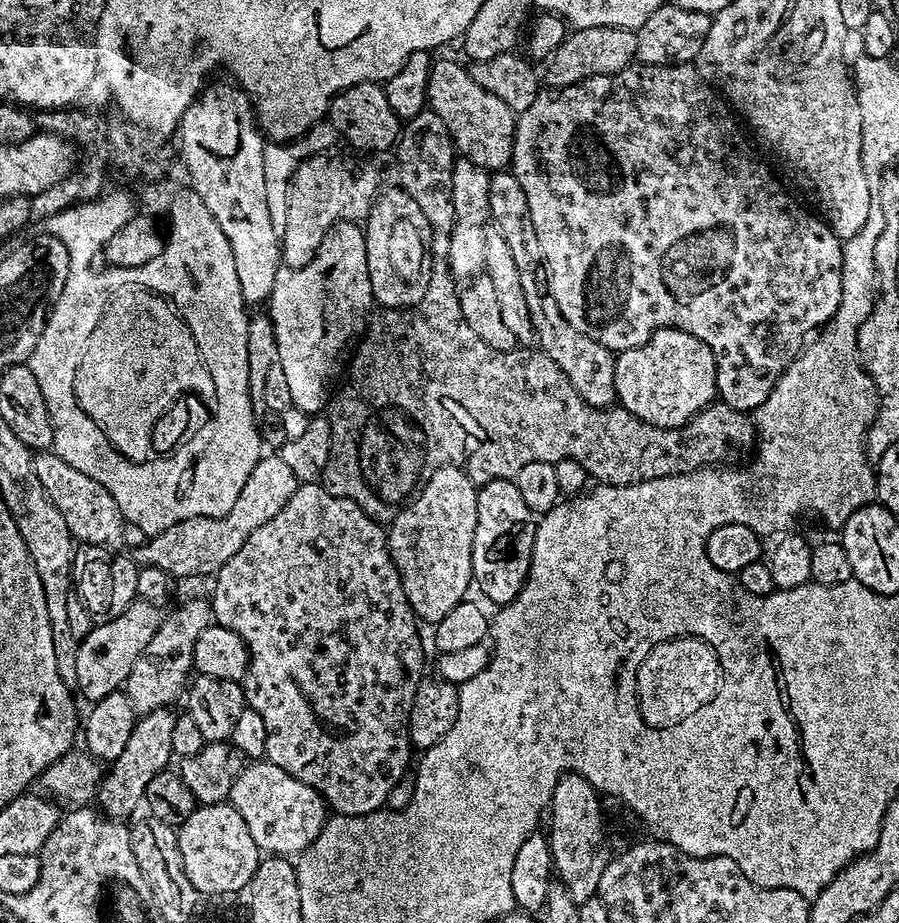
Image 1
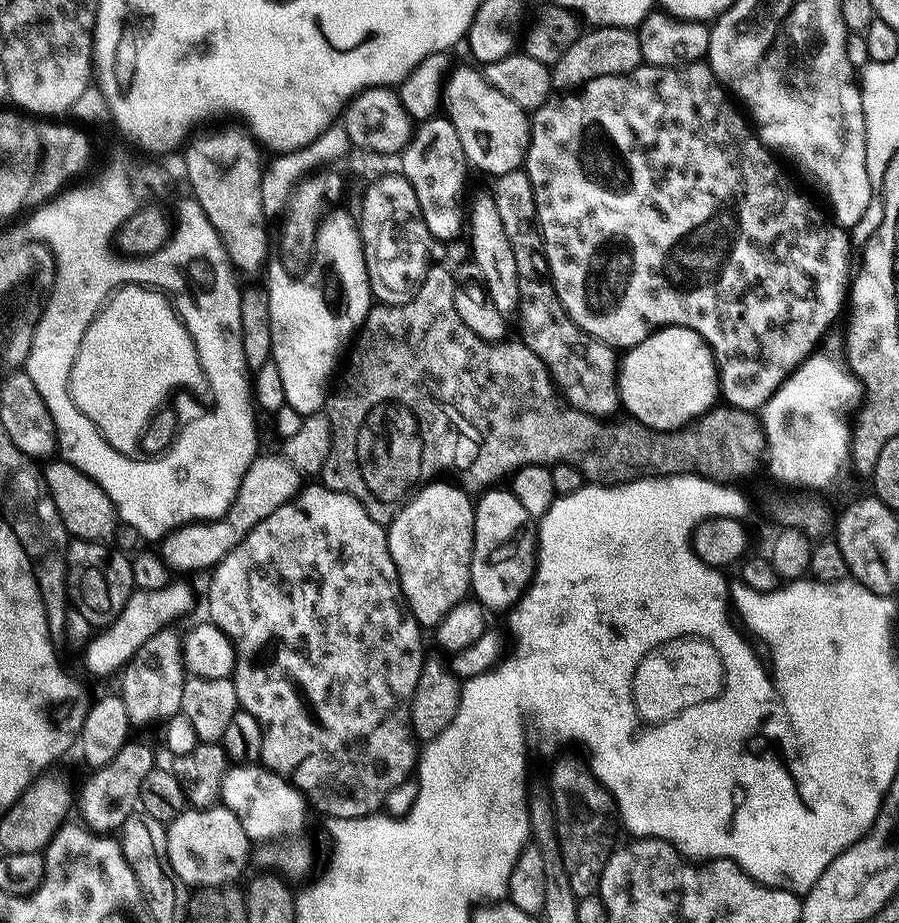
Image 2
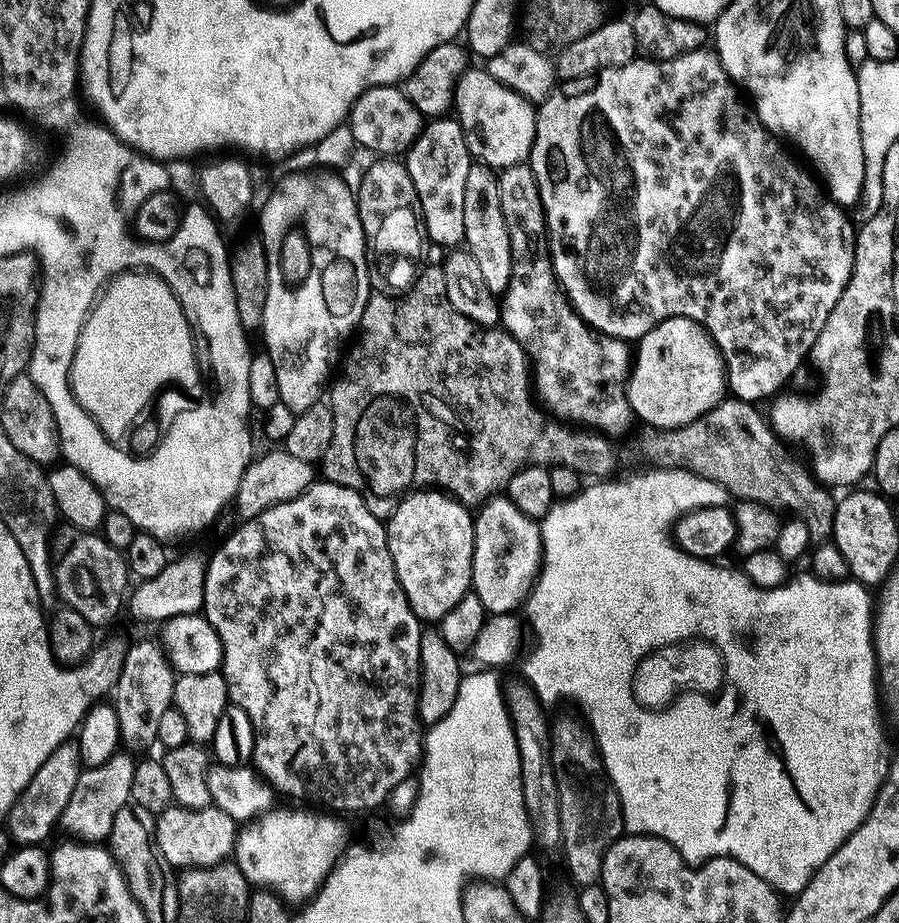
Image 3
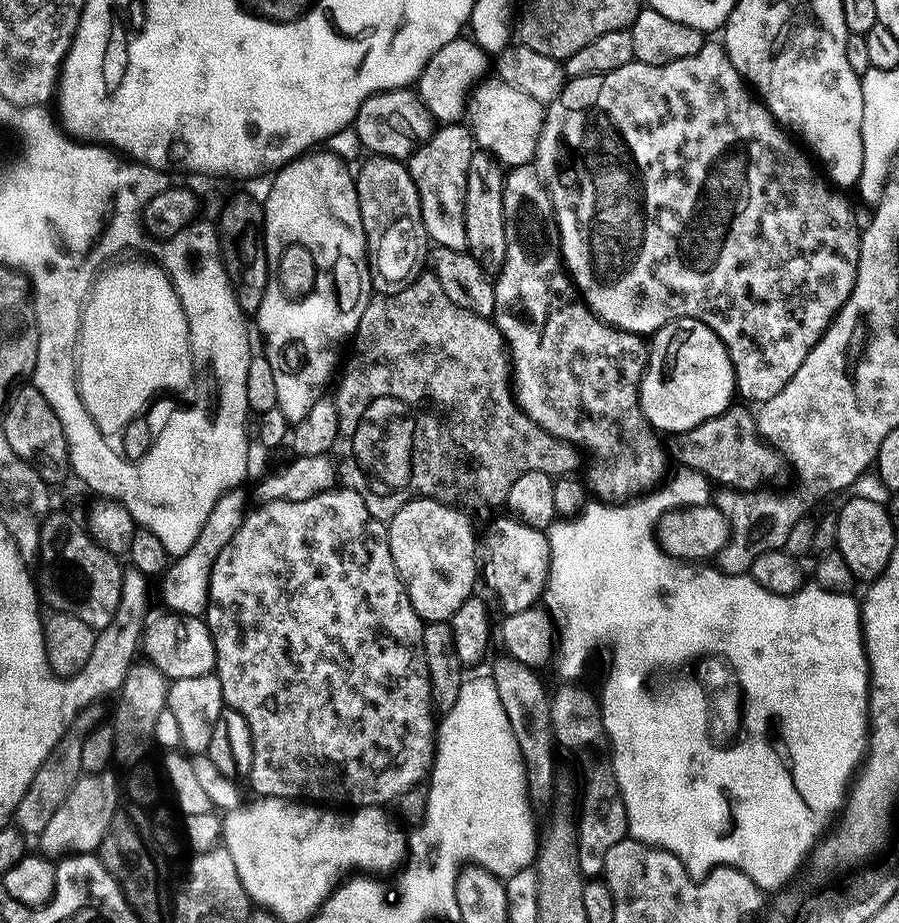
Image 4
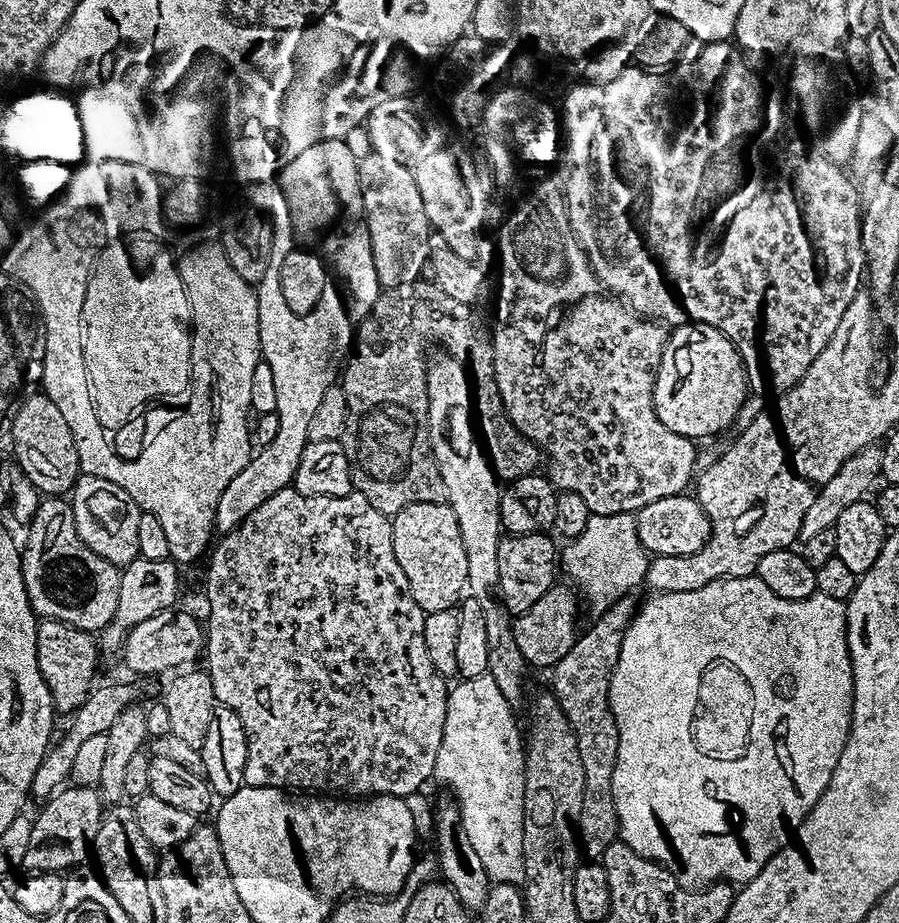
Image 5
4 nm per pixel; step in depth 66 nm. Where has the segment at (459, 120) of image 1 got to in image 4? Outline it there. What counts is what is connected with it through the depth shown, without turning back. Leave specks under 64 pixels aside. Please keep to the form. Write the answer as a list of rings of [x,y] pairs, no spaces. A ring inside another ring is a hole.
[[[485,78],[468,97],[466,123],[477,149],[491,154],[501,165],[515,166],[535,157],[545,115],[545,109],[530,94],[522,94],[522,90],[514,90],[498,78]]]

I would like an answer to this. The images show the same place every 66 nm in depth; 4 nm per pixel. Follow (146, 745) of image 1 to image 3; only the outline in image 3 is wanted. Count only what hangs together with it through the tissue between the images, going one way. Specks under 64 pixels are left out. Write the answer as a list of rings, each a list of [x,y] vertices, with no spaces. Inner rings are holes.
[[[117,754],[102,762],[102,766],[84,768],[78,786],[74,786],[74,794],[70,794],[70,802],[66,802],[66,810],[62,810],[59,827],[64,827],[72,835],[69,837],[80,842],[107,841],[114,818],[129,803],[136,765],[131,755]]]

